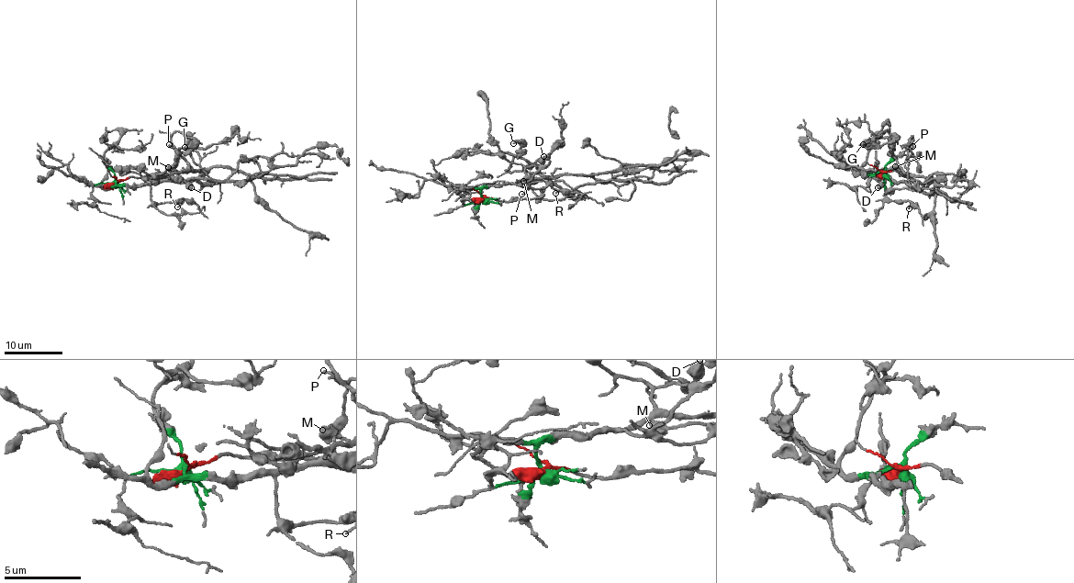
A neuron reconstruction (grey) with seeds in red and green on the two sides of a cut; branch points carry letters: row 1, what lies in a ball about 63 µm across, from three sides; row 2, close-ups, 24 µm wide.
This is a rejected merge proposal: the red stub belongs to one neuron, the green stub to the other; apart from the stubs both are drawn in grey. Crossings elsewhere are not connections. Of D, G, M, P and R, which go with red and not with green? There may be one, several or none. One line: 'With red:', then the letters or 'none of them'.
With red: G, M

